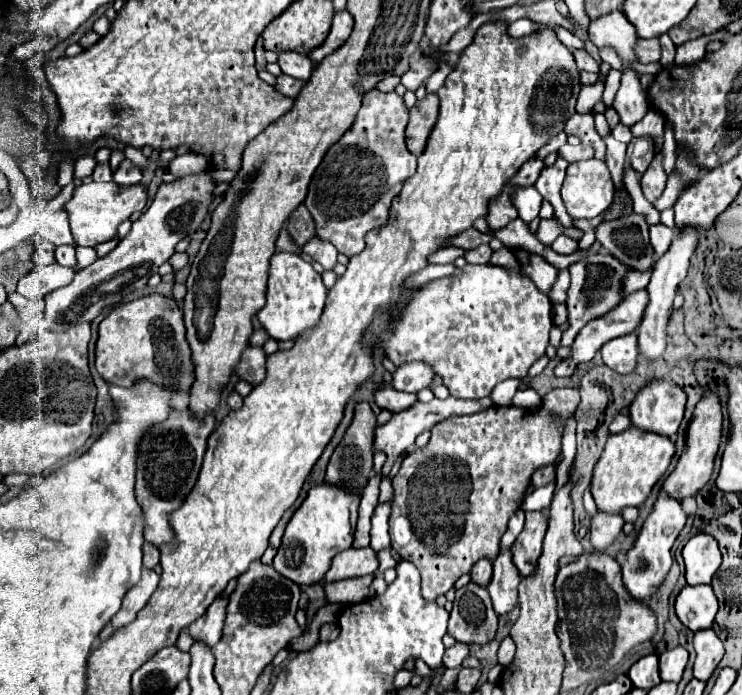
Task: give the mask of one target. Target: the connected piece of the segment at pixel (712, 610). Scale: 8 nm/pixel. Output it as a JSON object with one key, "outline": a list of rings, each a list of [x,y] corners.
{"outline":[[[685,586],[675,600],[677,618],[693,632],[711,628],[717,608],[719,604],[711,586]]]}

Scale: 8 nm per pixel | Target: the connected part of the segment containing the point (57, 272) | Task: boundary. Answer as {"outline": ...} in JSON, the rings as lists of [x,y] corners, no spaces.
{"outline":[[[49,264],[43,268],[33,268],[27,276],[17,282],[17,292],[27,300],[43,300],[55,288],[63,288],[73,280],[73,268],[59,264]]]}

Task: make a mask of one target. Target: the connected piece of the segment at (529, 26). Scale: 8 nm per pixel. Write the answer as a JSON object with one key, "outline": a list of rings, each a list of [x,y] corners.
{"outline":[[[521,18],[521,20],[515,20],[511,26],[509,26],[509,34],[511,36],[525,36],[525,34],[531,34],[539,28],[539,24],[531,22],[529,18]]]}

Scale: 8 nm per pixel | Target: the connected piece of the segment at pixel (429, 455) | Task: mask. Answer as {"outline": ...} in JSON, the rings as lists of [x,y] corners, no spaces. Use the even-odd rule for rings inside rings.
{"outline":[[[555,388],[545,396],[545,404],[539,412],[529,412],[515,406],[491,406],[477,414],[451,416],[435,424],[427,446],[417,448],[403,460],[393,480],[395,494],[389,516],[389,534],[391,546],[399,552],[399,556],[413,562],[421,572],[421,592],[425,600],[435,600],[437,596],[451,590],[463,574],[471,572],[479,558],[495,560],[495,556],[499,556],[499,540],[507,530],[511,514],[515,514],[523,504],[531,474],[537,468],[555,462],[567,416],[575,414],[577,406],[579,390]],[[553,414],[561,418],[561,424],[551,420]]]}

